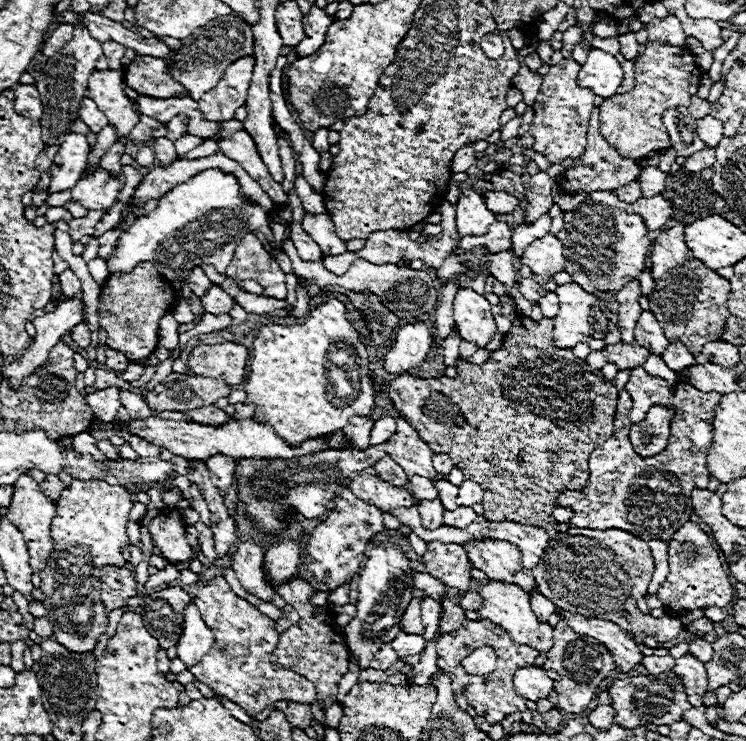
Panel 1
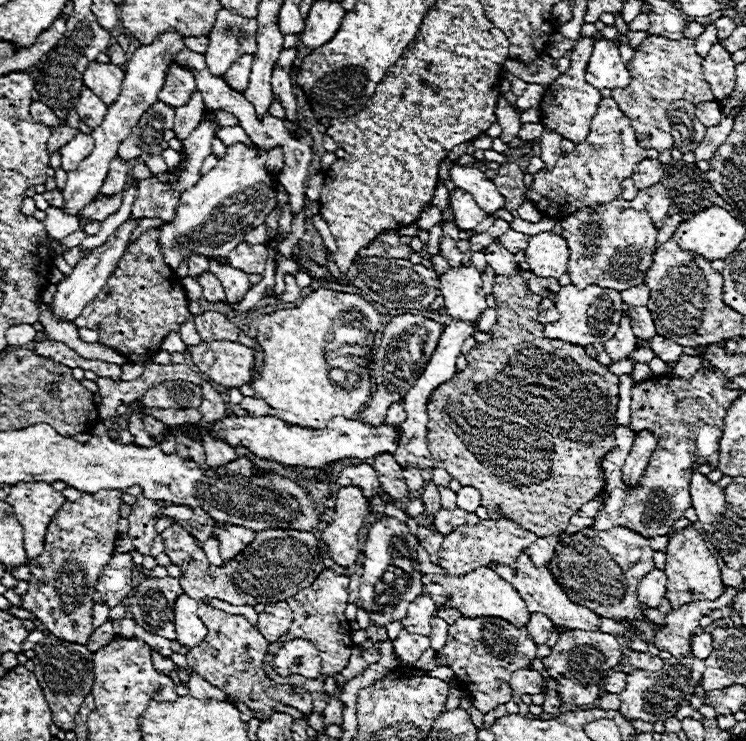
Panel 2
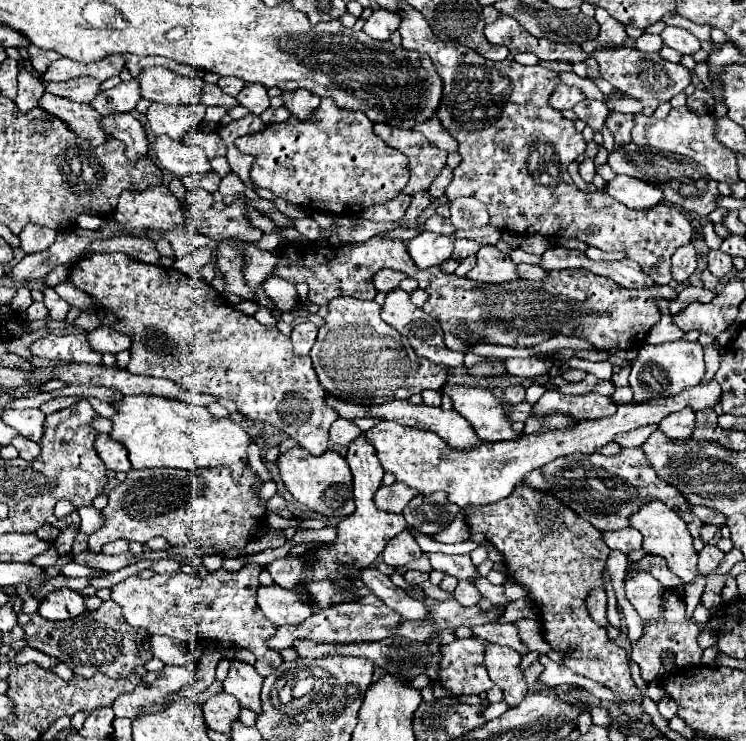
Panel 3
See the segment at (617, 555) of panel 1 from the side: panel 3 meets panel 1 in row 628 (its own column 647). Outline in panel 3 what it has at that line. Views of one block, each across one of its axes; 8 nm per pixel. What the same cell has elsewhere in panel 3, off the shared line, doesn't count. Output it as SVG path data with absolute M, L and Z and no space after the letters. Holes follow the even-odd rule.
M670 592L664 598L664 616L666 616L666 620L644 622L644 634L632 646L632 652L630 652L630 658L640 666L640 674L642 674L642 678L646 682L658 680L662 676L662 662L660 662L662 650L672 650L676 654L676 666L678 668L690 668L690 666L700 664L702 648L696 642L696 638L700 634L700 628L698 628L698 624L694 620L684 618L684 604Z

